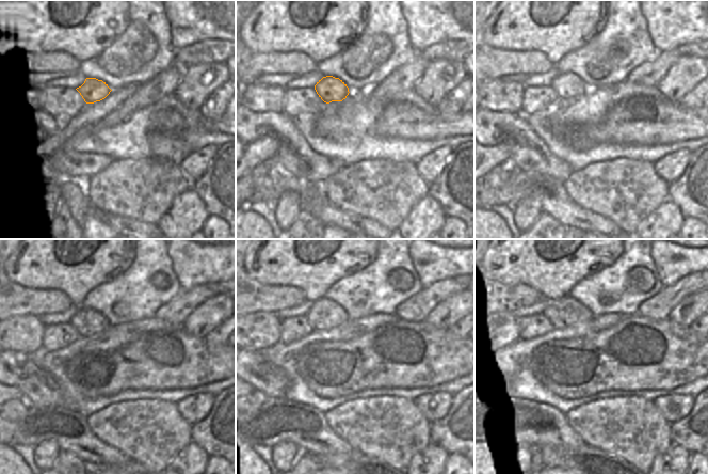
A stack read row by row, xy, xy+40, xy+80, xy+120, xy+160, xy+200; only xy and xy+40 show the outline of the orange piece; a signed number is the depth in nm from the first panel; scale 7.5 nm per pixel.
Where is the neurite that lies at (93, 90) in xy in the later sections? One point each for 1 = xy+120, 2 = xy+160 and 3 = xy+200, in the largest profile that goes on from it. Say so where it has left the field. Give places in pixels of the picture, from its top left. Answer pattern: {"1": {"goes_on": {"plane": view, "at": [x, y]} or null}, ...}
{"1": {"goes_on": {"plane": "xy+120", "at": [87, 322]}}, "2": {"goes_on": {"plane": "xy+160", "at": [324, 314]}}, "3": {"goes_on": {"plane": "xy+200", "at": [564, 312]}}}

